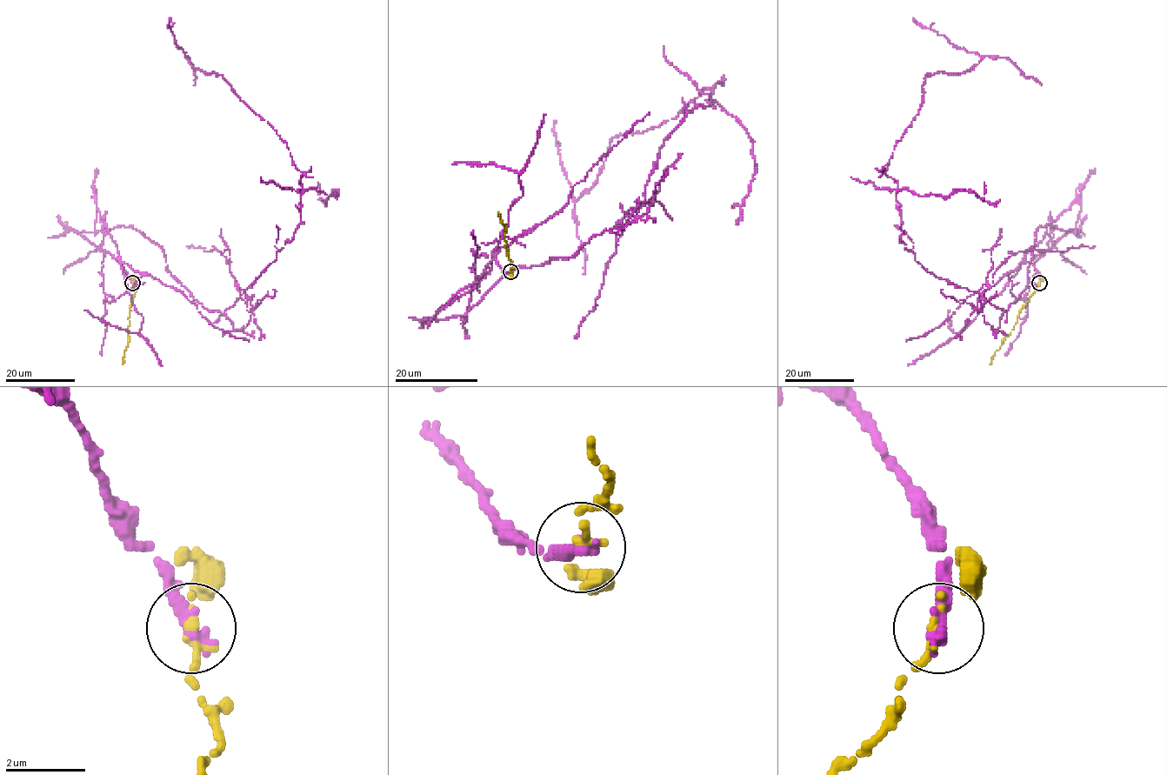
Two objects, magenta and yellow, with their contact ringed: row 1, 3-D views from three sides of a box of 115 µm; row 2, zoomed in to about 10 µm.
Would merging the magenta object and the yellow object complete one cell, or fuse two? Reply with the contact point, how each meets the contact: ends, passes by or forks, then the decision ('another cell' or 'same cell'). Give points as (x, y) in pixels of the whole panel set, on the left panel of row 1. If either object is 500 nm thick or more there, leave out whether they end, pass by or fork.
place (132, 283); magenta ends; yellow forks; another cell

